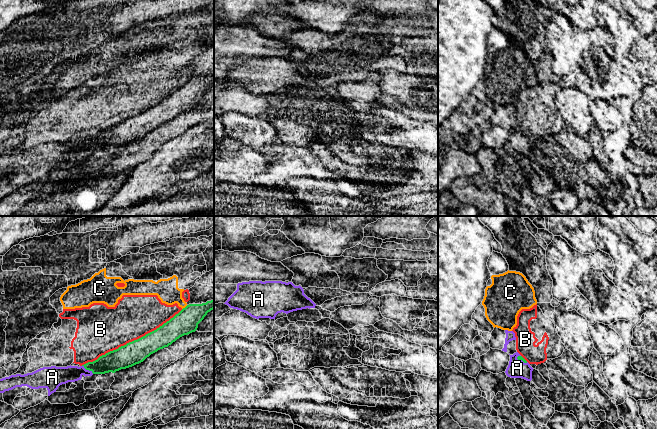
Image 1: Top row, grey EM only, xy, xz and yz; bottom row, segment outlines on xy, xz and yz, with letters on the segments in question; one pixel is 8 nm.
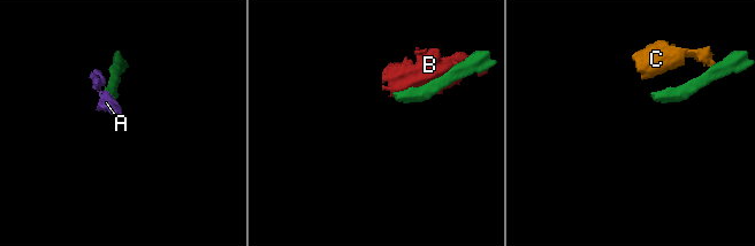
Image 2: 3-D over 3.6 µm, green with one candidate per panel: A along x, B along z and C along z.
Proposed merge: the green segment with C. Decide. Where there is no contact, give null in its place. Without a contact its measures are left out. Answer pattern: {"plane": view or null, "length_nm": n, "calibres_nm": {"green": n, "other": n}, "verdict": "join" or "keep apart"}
{"plane": "xy", "length_nm": 60, "calibres_nm": {"green": 190, "other": 180}, "verdict": "keep apart"}

